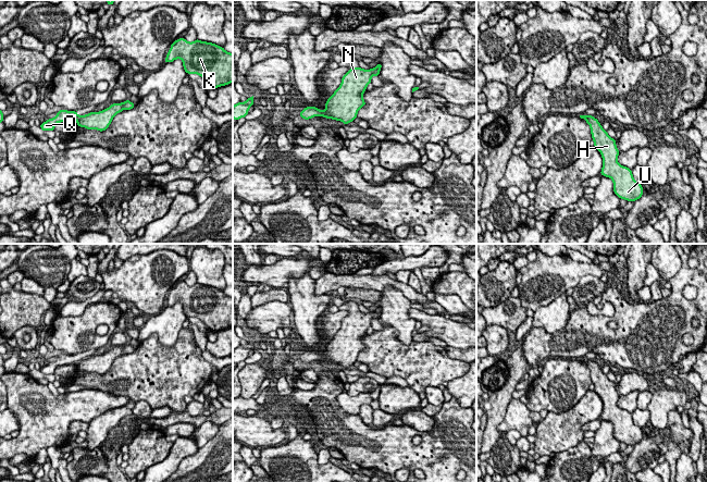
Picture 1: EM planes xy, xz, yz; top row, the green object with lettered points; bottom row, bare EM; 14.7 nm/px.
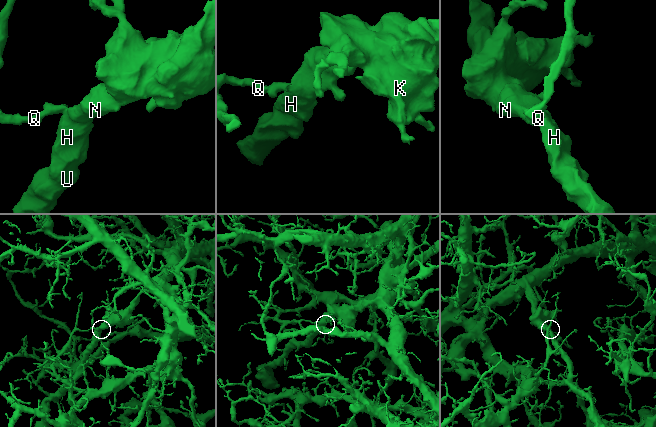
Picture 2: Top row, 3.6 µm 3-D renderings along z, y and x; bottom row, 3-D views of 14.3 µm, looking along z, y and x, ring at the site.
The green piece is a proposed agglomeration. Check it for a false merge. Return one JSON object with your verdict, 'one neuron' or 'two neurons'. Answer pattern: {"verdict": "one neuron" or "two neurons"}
{"verdict": "two neurons"}

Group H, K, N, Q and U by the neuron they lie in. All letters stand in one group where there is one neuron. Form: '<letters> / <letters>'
H K N U / Q

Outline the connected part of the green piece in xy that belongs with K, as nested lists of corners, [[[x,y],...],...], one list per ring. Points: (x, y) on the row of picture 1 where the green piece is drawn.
[[[179,38],[171,45],[164,63],[171,63],[176,59],[183,61],[187,74],[198,74],[206,81],[209,88],[218,88],[233,82],[233,53],[225,51],[223,47],[215,44],[199,39],[189,42],[185,38]]]

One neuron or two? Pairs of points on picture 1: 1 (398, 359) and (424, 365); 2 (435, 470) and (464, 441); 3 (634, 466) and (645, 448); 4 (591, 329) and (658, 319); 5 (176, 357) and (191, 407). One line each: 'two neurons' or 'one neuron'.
1: one neuron
2: one neuron
3: one neuron
4: one neuron
5: two neurons

